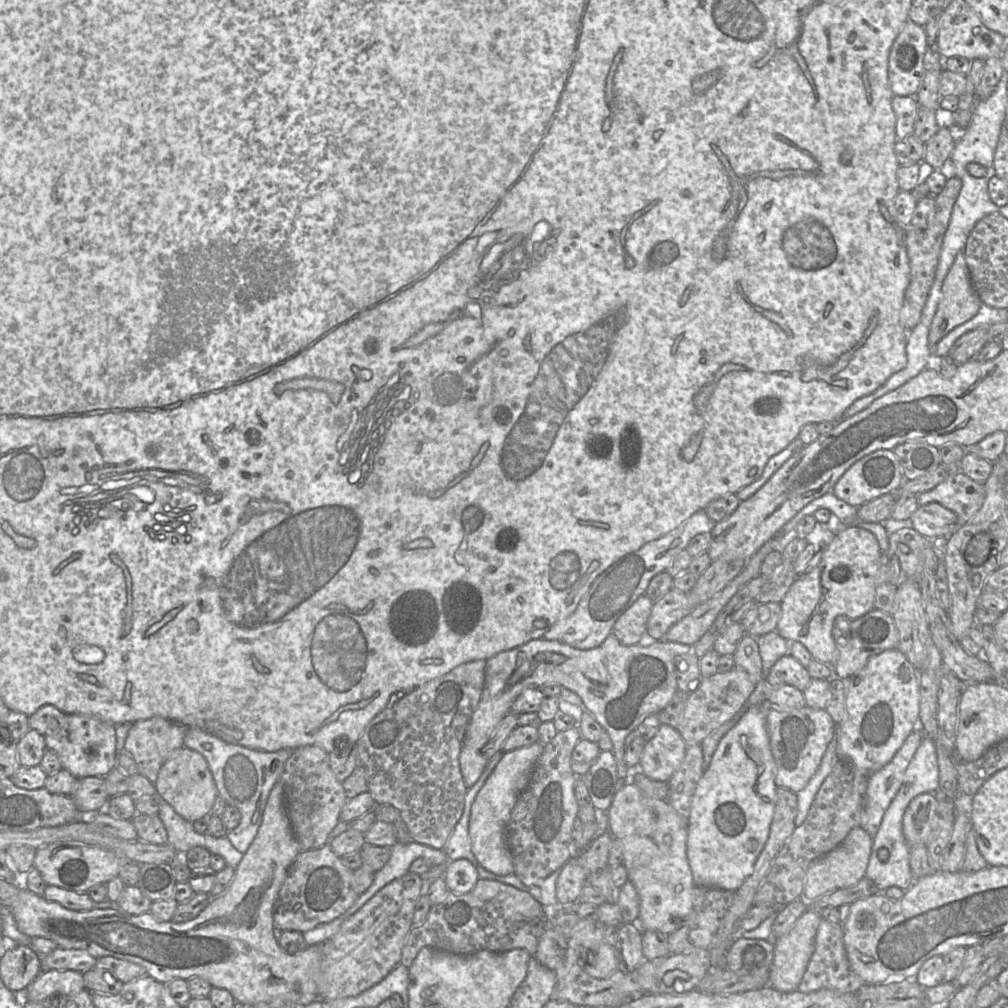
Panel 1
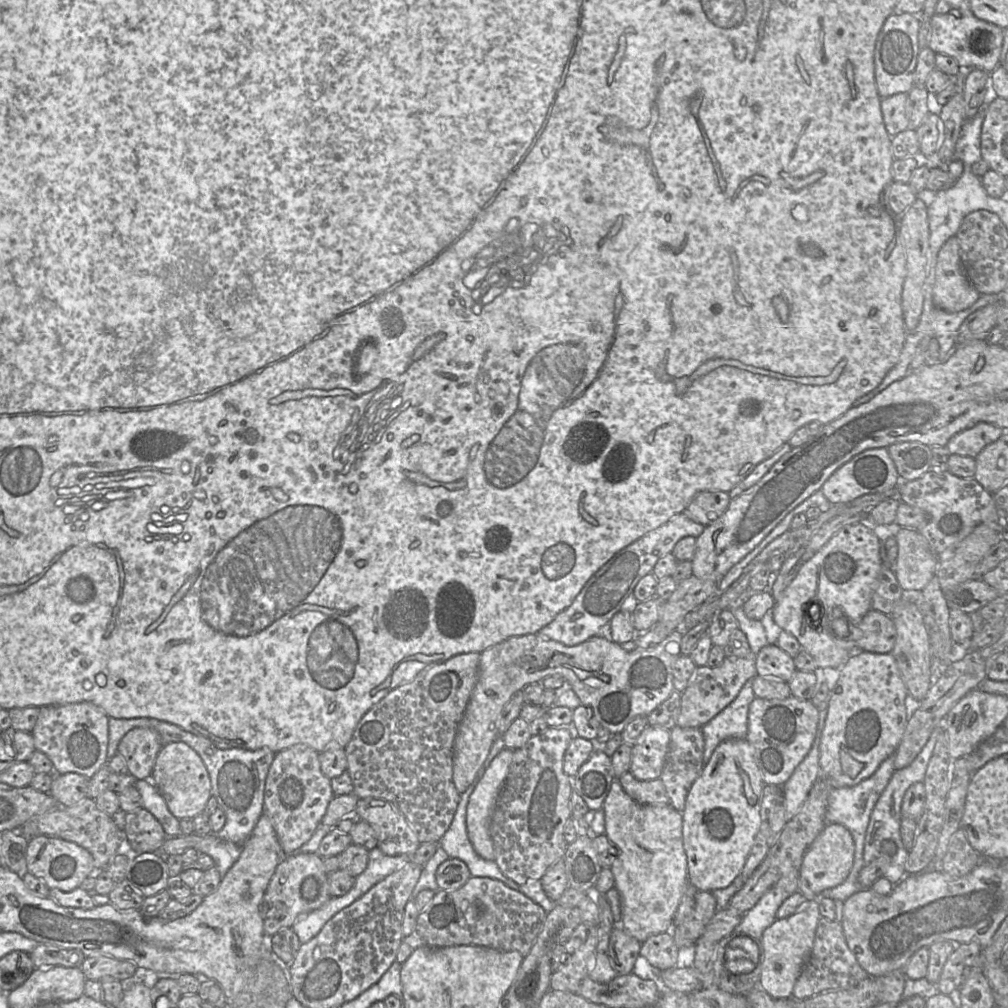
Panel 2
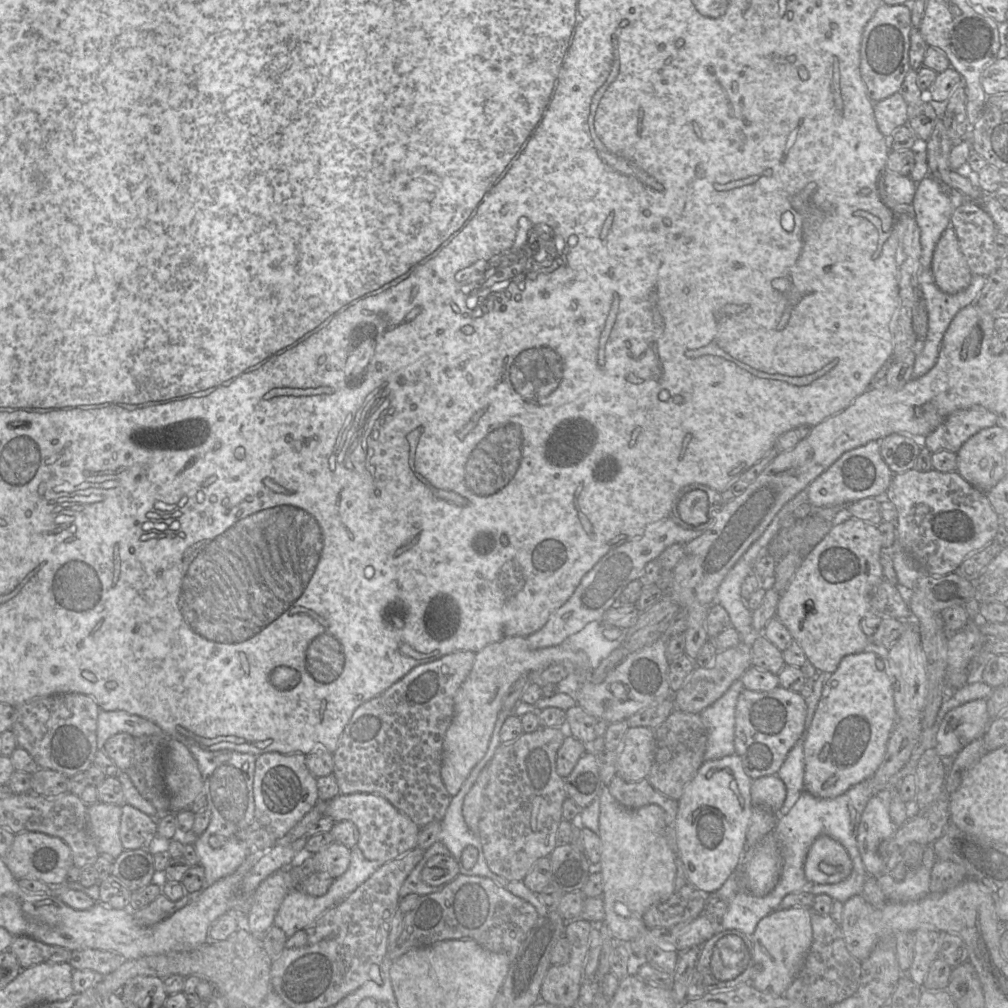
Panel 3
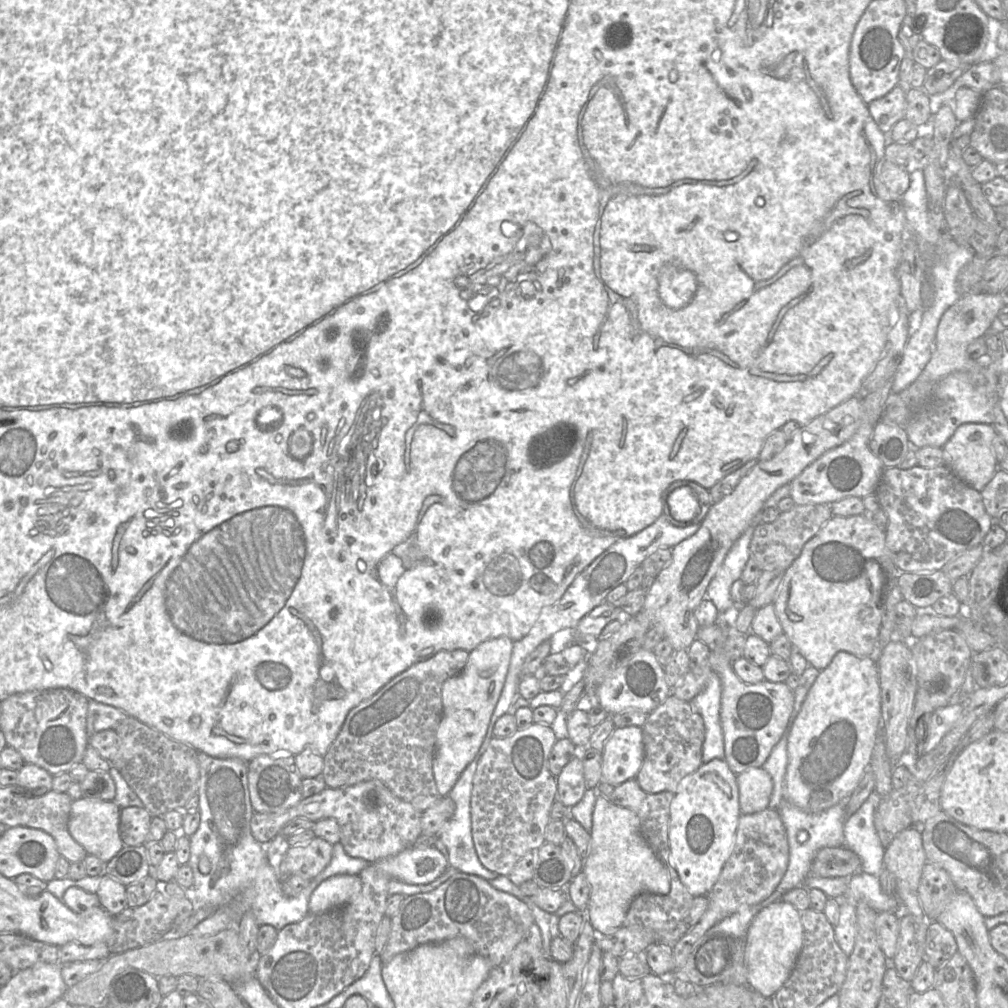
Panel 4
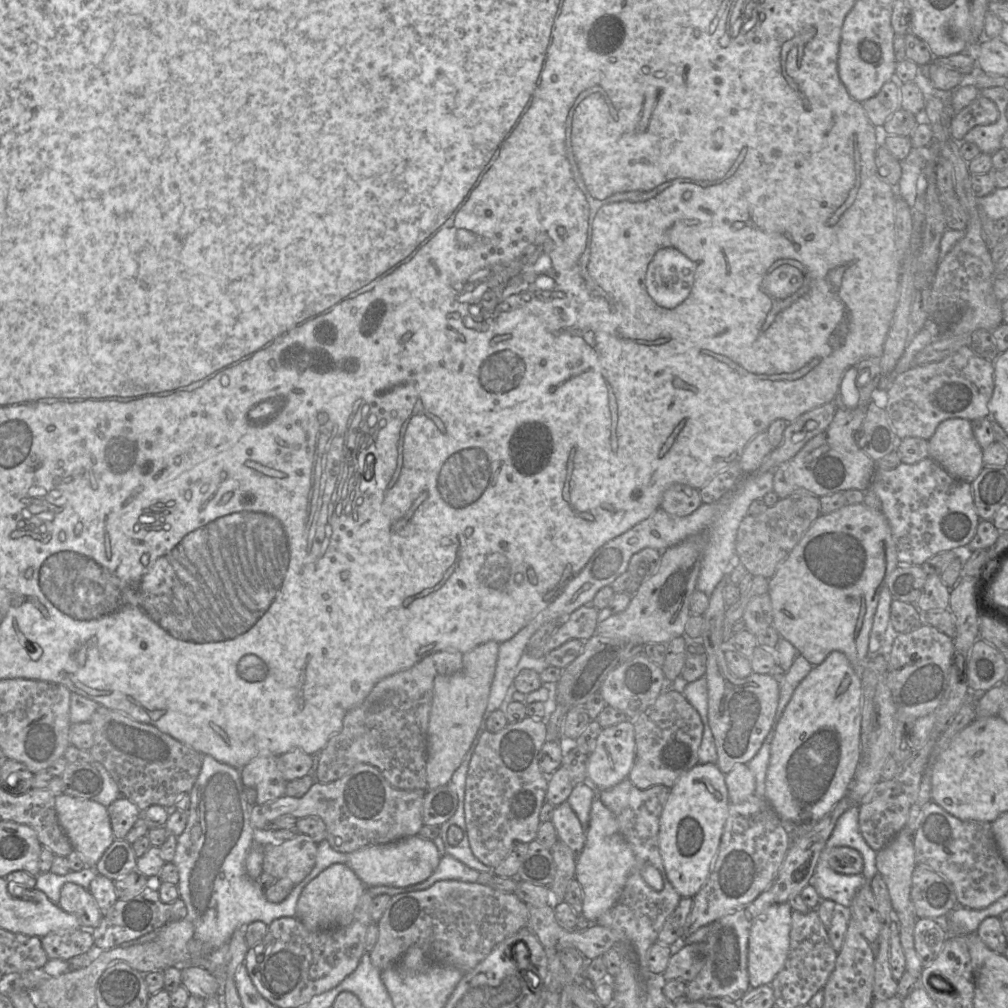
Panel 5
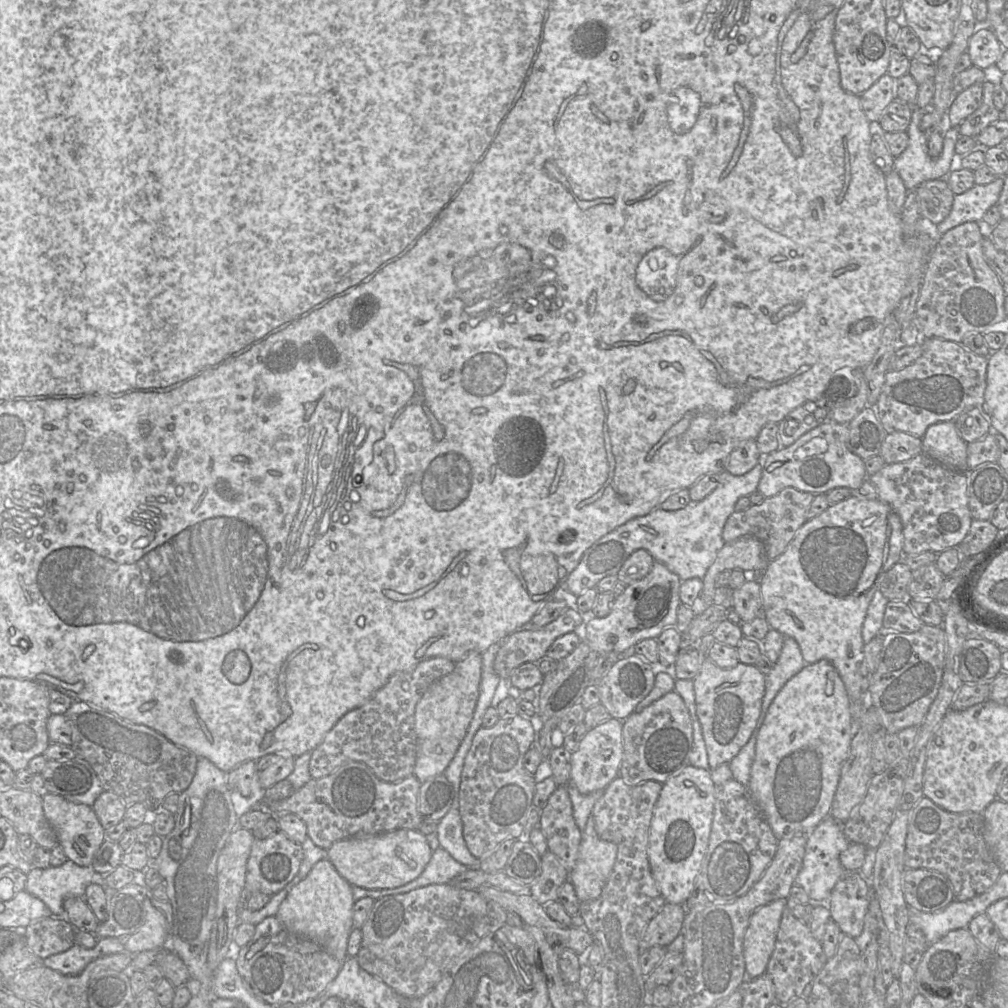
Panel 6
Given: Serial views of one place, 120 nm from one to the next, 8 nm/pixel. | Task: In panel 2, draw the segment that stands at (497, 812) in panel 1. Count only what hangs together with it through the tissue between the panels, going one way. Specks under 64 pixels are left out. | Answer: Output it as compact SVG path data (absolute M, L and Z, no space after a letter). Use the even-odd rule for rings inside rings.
M504 748L491 762L469 797L466 810L468 837L475 852L494 861L489 823L499 793L508 775L514 750Z

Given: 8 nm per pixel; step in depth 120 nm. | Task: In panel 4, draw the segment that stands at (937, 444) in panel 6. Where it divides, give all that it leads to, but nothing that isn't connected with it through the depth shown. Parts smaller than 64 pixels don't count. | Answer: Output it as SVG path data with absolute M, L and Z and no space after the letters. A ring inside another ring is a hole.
M964 423L960 425L942 447L944 466L947 466L968 486L981 492L999 469L999 463L992 450L992 441L996 434L997 432L991 424Z

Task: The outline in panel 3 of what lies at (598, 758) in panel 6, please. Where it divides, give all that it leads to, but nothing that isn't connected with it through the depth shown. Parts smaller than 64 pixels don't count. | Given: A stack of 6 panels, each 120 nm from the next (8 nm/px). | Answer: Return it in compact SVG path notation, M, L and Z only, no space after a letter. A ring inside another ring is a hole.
M629 727L618 751L617 774L627 782L646 779L654 759L654 729Z

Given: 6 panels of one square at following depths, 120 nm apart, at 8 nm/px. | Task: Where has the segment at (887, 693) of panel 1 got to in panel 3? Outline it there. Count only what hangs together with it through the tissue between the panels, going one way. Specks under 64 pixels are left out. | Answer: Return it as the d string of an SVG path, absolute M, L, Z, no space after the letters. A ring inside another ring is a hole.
M871 651L844 656L823 686L804 741L805 791L831 799L871 778L883 761L897 721L887 658Z

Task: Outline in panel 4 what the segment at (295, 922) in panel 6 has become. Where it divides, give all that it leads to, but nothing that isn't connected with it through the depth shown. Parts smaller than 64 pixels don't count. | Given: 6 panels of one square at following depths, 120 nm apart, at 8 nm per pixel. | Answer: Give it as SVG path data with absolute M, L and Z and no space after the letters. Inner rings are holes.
M337 874L322 881L311 893L310 914L339 911L361 891L359 875Z

